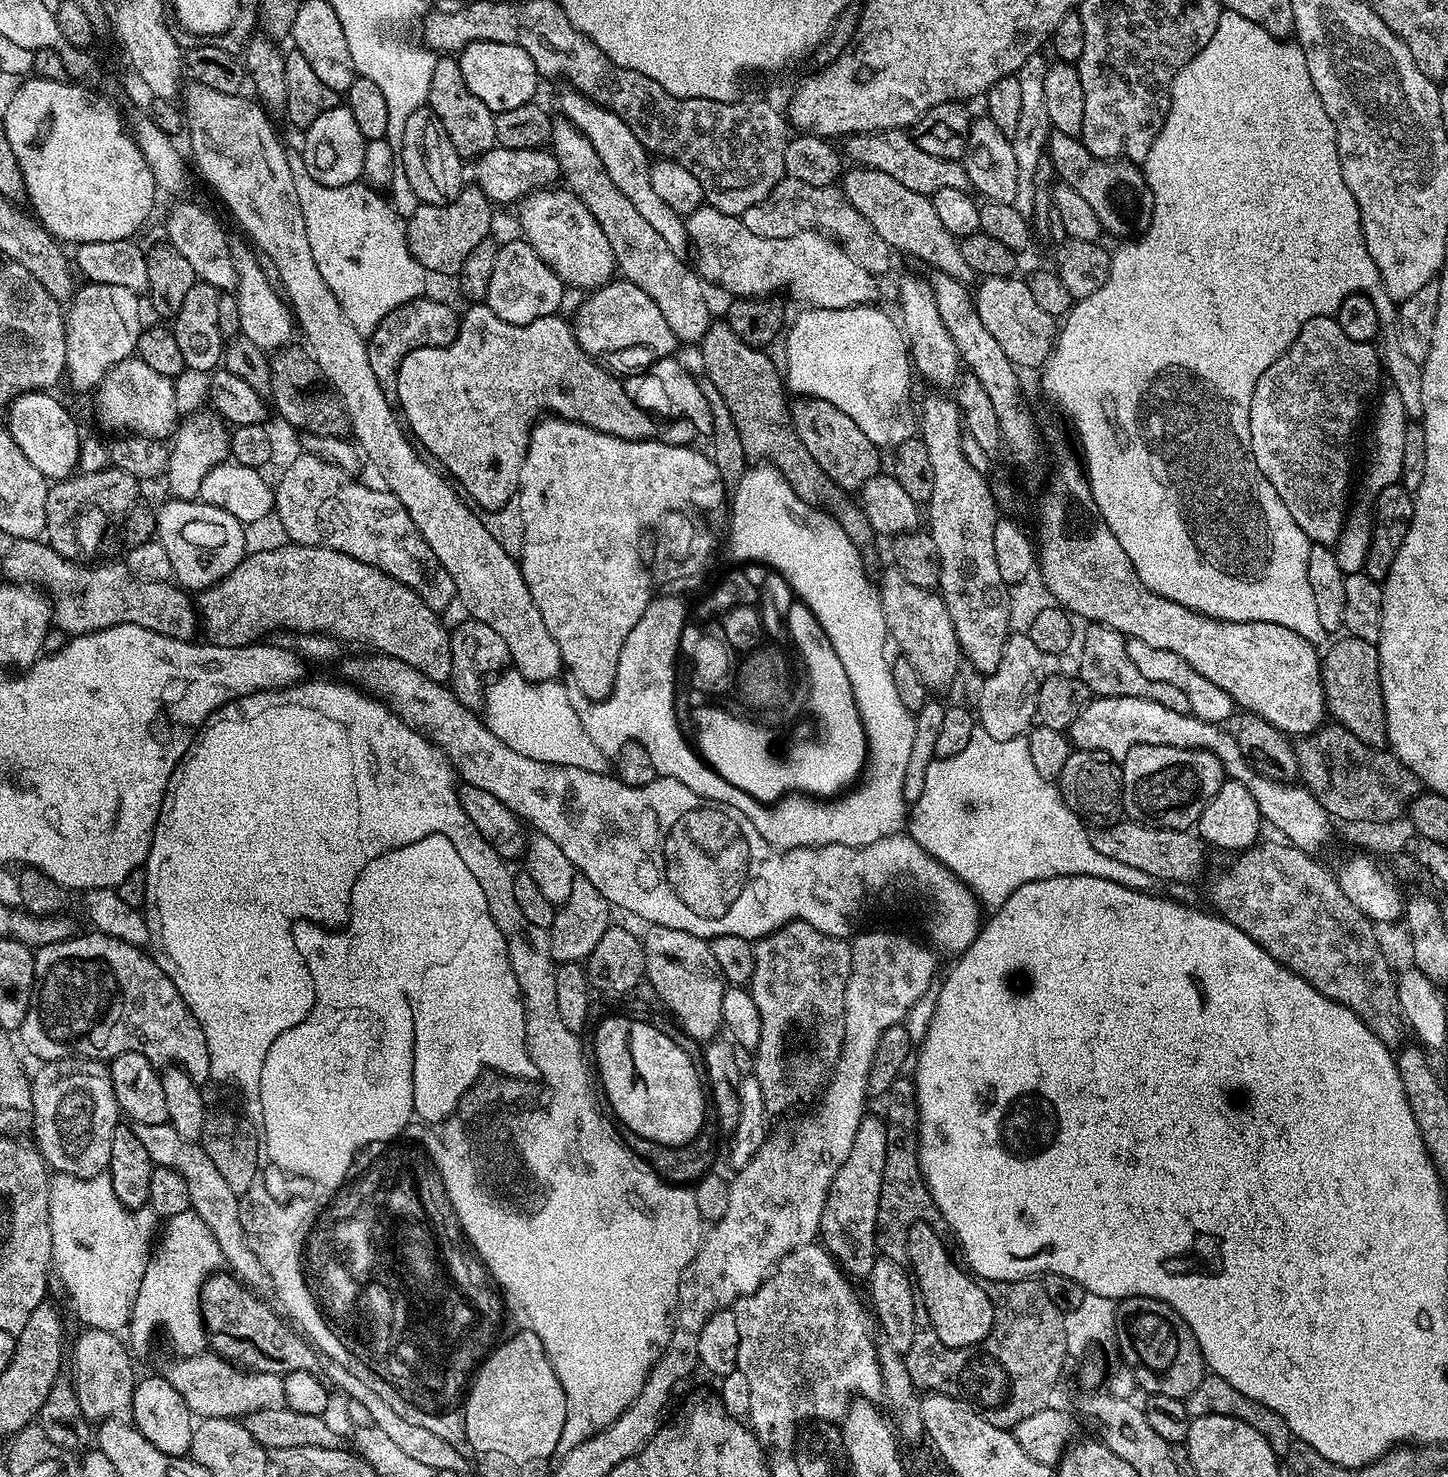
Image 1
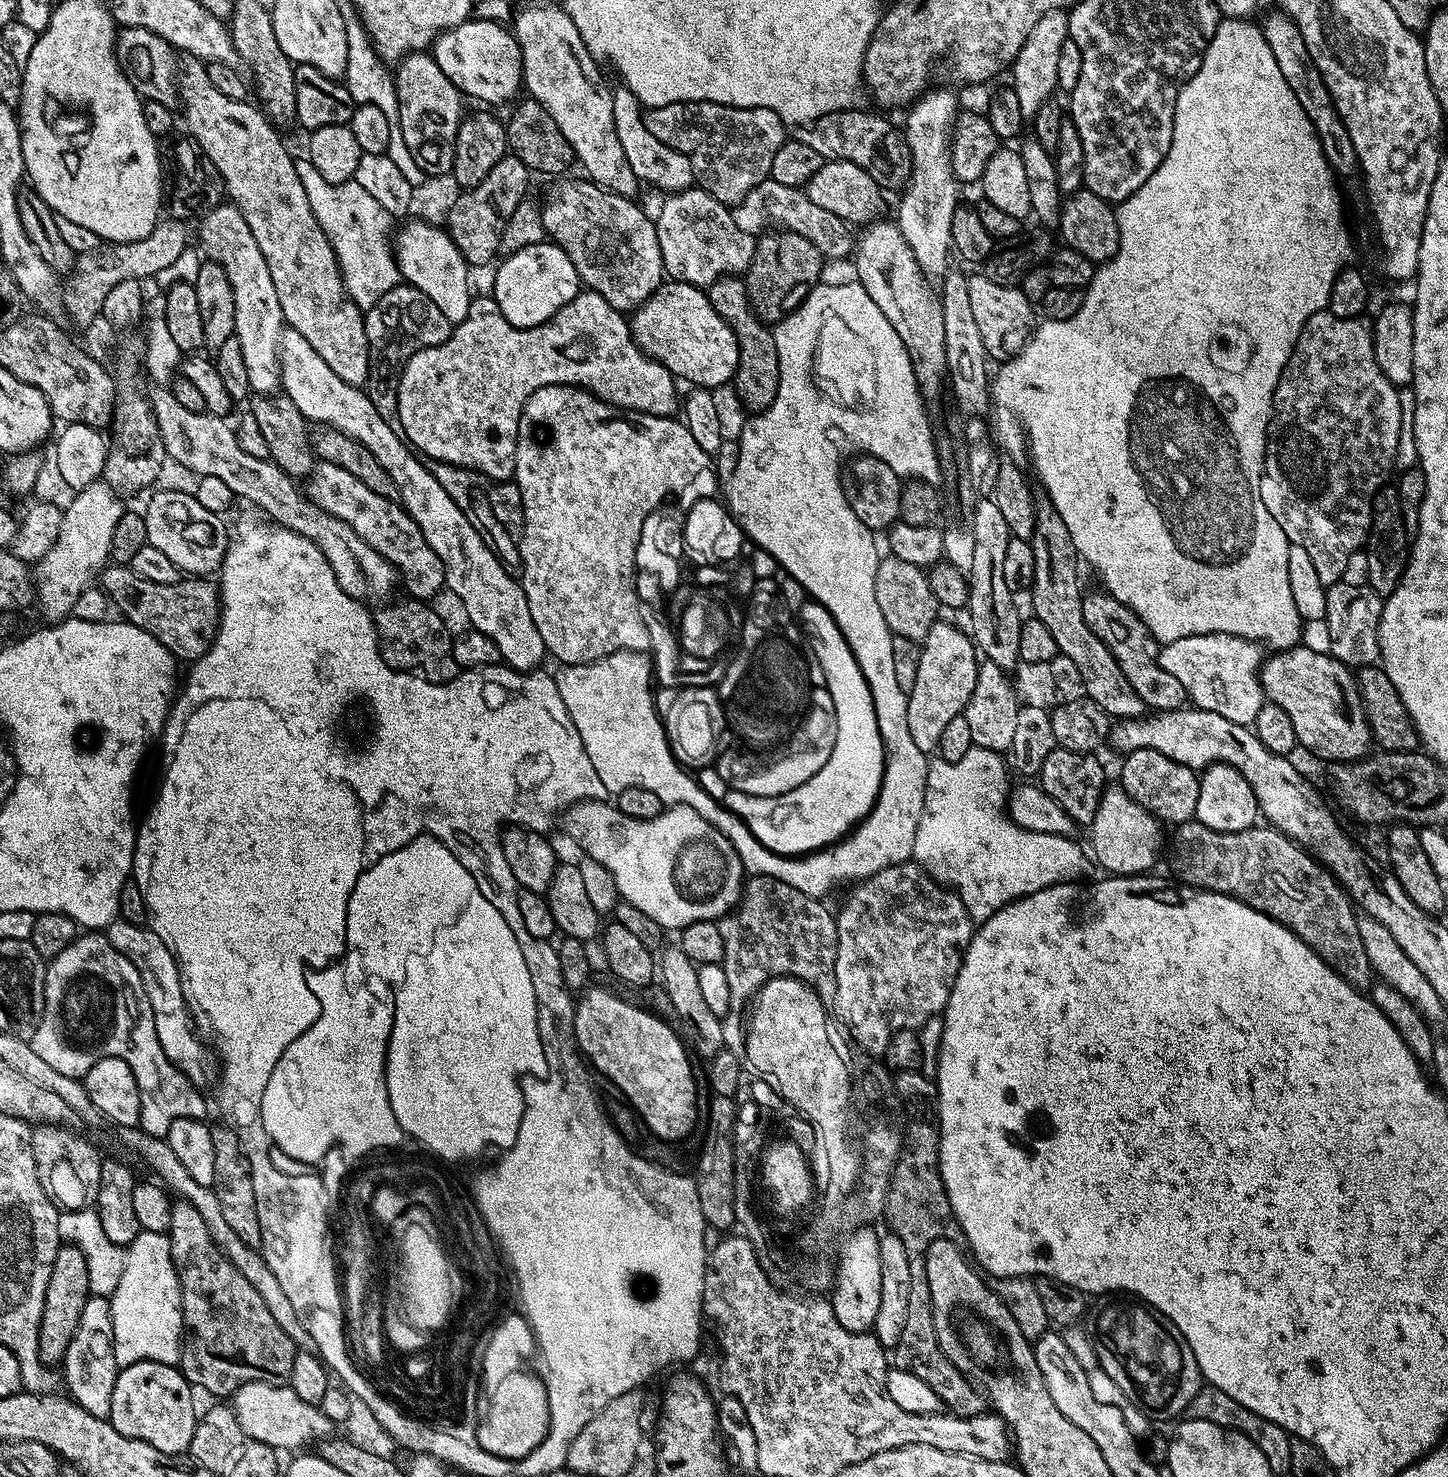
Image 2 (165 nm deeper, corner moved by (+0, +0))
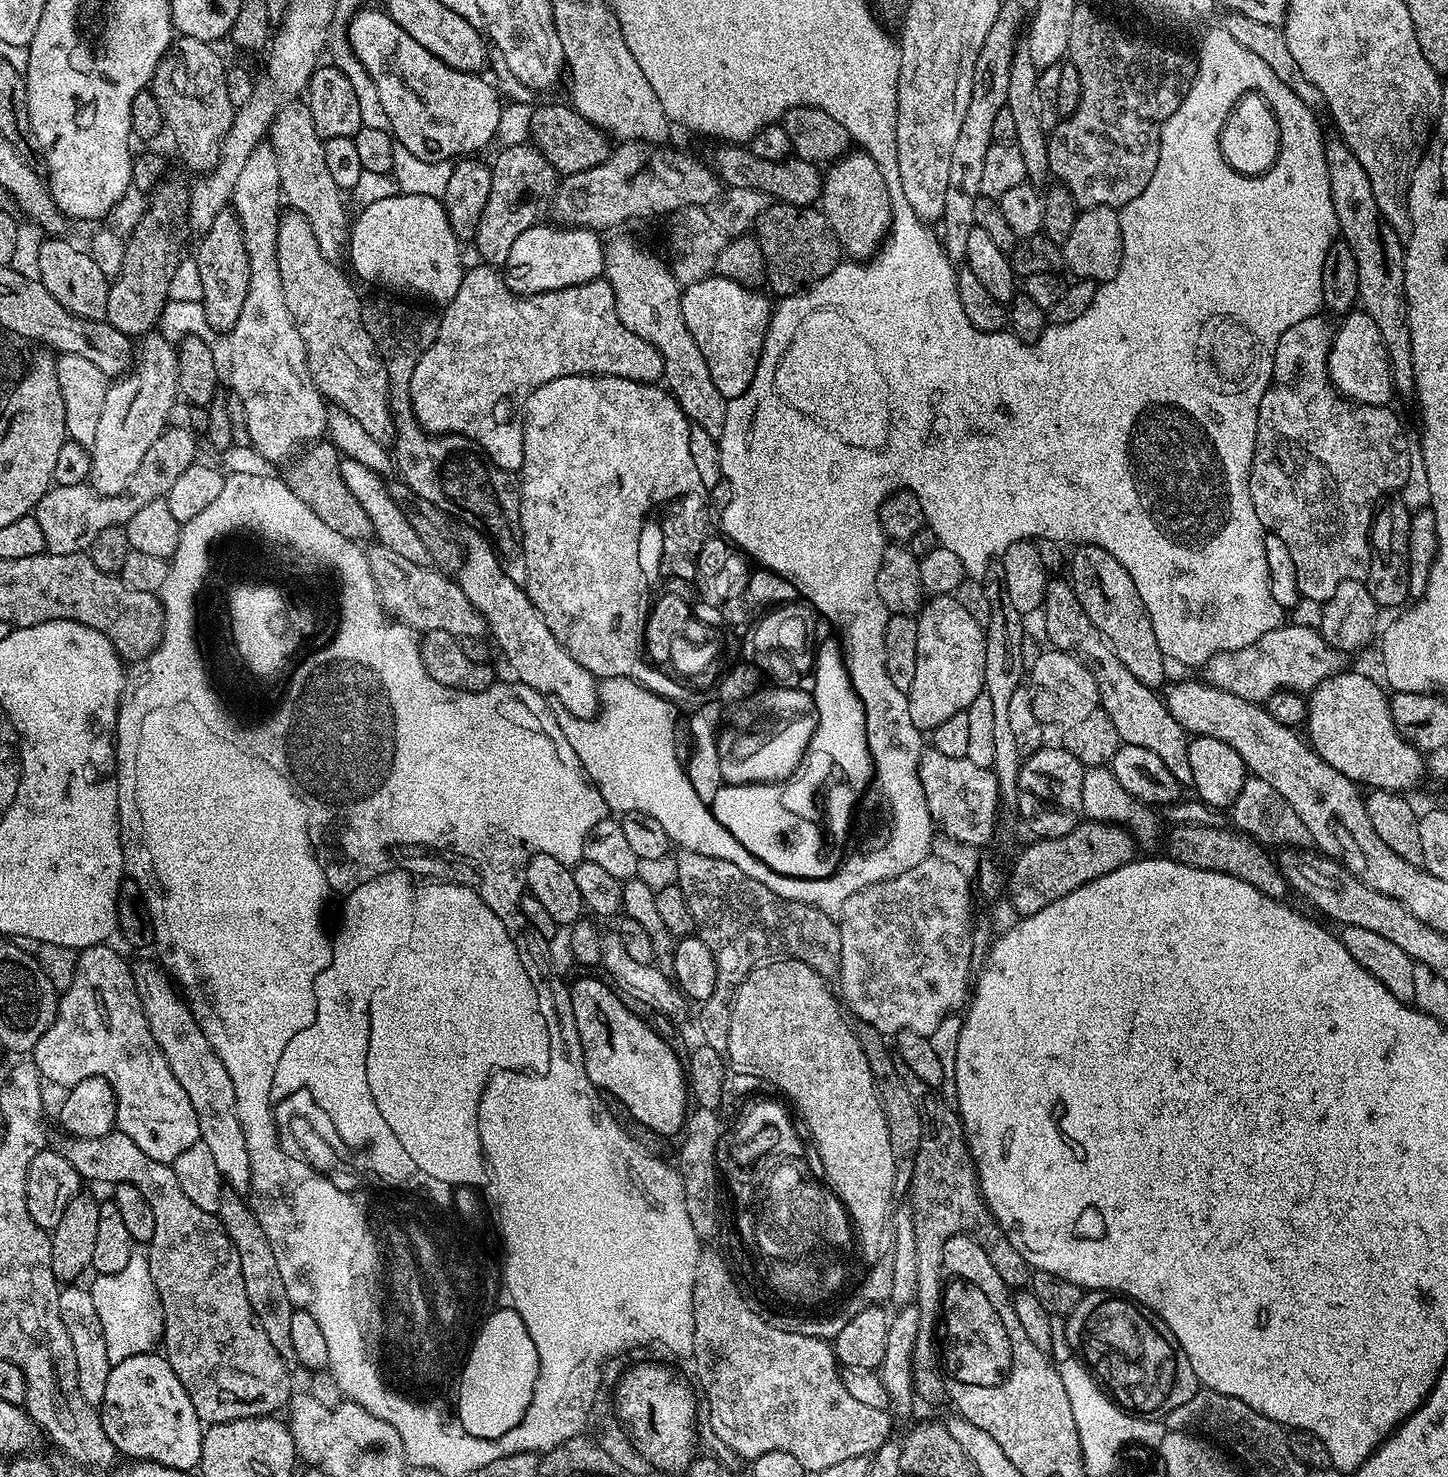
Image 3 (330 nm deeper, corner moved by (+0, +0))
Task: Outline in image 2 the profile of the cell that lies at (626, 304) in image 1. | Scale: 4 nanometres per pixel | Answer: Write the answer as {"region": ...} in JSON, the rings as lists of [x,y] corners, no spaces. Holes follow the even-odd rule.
{"region":[[[669,279],[631,313],[630,327],[638,347],[650,358],[662,362],[677,381],[685,380],[688,386],[709,390],[735,381],[740,353],[738,338],[734,338],[734,330],[730,330],[722,314],[710,306],[705,289]]]}

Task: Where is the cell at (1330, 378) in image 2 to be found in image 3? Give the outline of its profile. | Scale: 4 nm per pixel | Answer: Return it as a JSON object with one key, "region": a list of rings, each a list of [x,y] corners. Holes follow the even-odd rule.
{"region":[[[1317,314],[1302,318],[1302,322],[1290,326],[1290,330],[1286,330],[1286,334],[1282,334],[1278,338],[1274,366],[1272,367],[1272,383],[1269,384],[1258,410],[1256,449],[1250,470],[1250,498],[1254,502],[1254,514],[1258,514],[1265,530],[1273,536],[1282,538],[1282,542],[1286,542],[1286,550],[1290,550],[1290,558],[1294,558],[1294,570],[1301,597],[1305,601],[1317,600],[1317,602],[1328,600],[1330,594],[1334,594],[1334,590],[1338,590],[1338,586],[1342,586],[1342,582],[1367,581],[1370,570],[1370,554],[1372,553],[1370,533],[1374,509],[1389,494],[1401,491],[1403,484],[1409,477],[1411,464],[1410,440],[1404,433],[1403,422],[1391,412],[1393,410],[1391,407],[1382,404],[1357,404],[1341,396],[1332,387],[1332,381],[1328,378],[1328,351],[1332,349],[1334,328],[1333,325],[1328,325],[1322,317],[1323,315]]]}

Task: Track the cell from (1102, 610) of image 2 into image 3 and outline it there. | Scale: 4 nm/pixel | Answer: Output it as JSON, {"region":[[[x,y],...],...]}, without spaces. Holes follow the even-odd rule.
{"region":[[[1081,544],[1073,552],[1076,553],[1070,556],[1070,583],[1074,594],[1078,594],[1078,602],[1082,602],[1082,610],[1086,610],[1086,618],[1094,622],[1114,654],[1122,658],[1122,666],[1126,666],[1142,686],[1159,689],[1159,684],[1165,683],[1166,658],[1158,646],[1158,638],[1154,638],[1154,626],[1150,626],[1150,614],[1146,614],[1142,598],[1138,598],[1134,578],[1130,578],[1126,568],[1112,554],[1102,550],[1102,546]]]}

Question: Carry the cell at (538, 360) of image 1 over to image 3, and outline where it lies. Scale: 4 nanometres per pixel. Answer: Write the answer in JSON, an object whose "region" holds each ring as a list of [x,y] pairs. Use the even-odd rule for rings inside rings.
{"region":[[[483,262],[477,263],[477,268],[469,267],[462,278],[462,286],[458,286],[458,294],[443,305],[444,316],[439,317],[440,329],[436,332],[434,342],[418,358],[418,366],[414,366],[414,374],[410,378],[410,398],[412,409],[418,418],[418,422],[428,432],[433,434],[455,434],[470,438],[480,447],[481,453],[492,461],[494,466],[502,470],[516,474],[524,464],[524,404],[546,382],[554,382],[554,378],[566,378],[567,376],[617,376],[618,378],[630,378],[634,382],[643,384],[655,384],[663,377],[664,363],[662,354],[650,342],[638,338],[618,318],[618,310],[614,302],[614,290],[609,286],[608,281],[601,278],[591,280],[578,286],[570,286],[553,292],[543,292],[533,296],[517,296],[506,286],[503,275],[495,267]]]}

